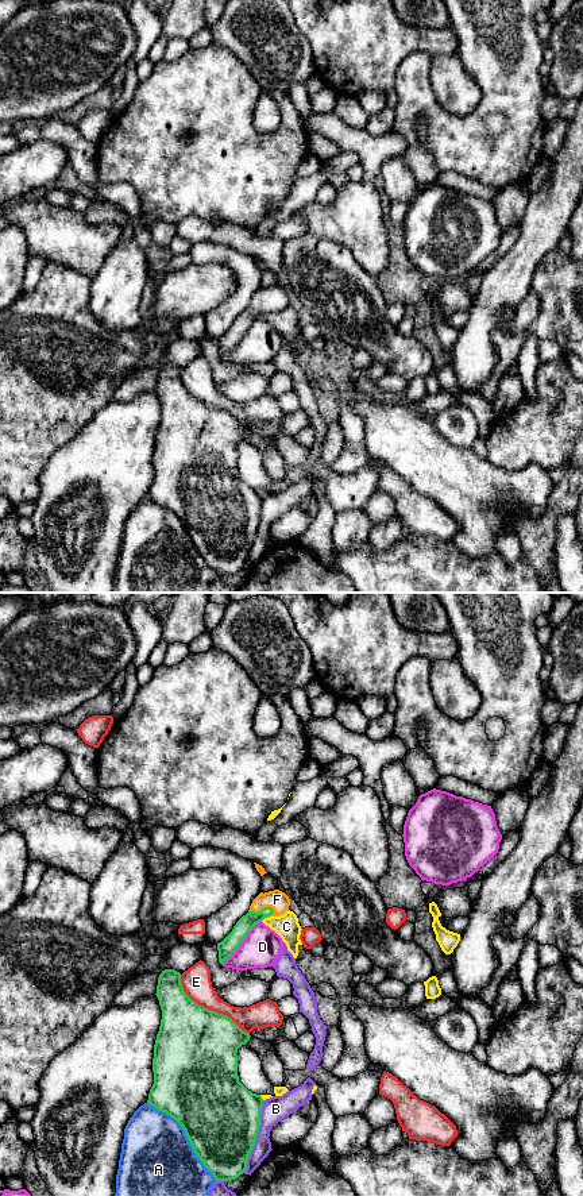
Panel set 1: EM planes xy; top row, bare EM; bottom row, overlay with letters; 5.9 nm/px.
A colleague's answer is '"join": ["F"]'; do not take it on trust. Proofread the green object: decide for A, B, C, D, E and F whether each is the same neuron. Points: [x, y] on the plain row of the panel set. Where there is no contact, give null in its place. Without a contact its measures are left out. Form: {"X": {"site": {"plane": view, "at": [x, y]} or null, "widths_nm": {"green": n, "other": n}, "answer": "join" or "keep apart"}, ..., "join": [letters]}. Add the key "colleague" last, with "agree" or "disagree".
{"A": {"site": {"plane": "xy", "at": [186, 531]}, "widths_nm": {"green": 460, "other": 460}, "answer": "keep apart"}, "B": {"site": {"plane": "xy", "at": [257, 531]}, "widths_nm": {"green": 460, "other": 150}, "answer": "keep apart"}, "C": {"site": {"plane": "xy", "at": [263, 313]}, "widths_nm": {"green": 100, "other": 150}, "answer": "keep apart"}, "D": {"site": {"plane": "xy", "at": [242, 336]}, "widths_nm": {"green": 100, "other": 220}, "answer": "keep apart"}, "E": {"site": {"plane": "xy", "at": [207, 404]}, "widths_nm": {"green": 480, "other": 180}, "answer": "keep apart"}, "F": {"site": {"plane": "xy", "at": [262, 304]}, "widths_nm": {"green": 90, "other": 120}, "answer": "join"}, "join": ["F"], "colleague": "agree"}

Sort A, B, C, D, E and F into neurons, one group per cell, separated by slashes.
A / B / C / D / E / F

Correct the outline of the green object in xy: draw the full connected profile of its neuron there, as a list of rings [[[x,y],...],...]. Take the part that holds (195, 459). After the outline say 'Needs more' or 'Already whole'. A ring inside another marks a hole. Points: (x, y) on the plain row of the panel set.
[[[165,364],[158,373],[157,393],[162,405],[154,440],[154,479],[147,498],[174,513],[204,562],[216,576],[238,574],[247,564],[255,540],[263,494],[248,486],[238,471],[238,444],[250,429],[231,413],[204,404],[182,383],[181,369]]]. Already whole

